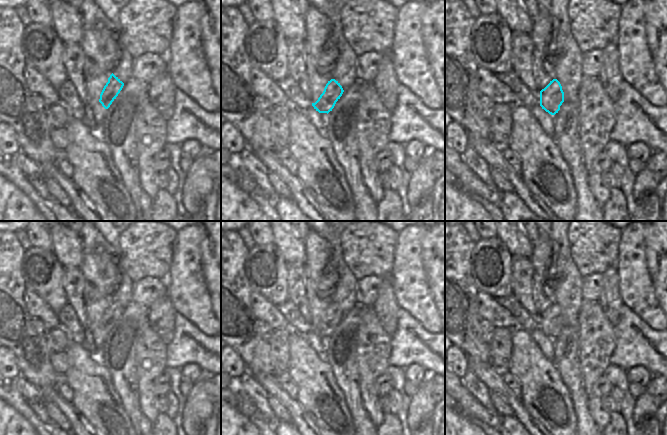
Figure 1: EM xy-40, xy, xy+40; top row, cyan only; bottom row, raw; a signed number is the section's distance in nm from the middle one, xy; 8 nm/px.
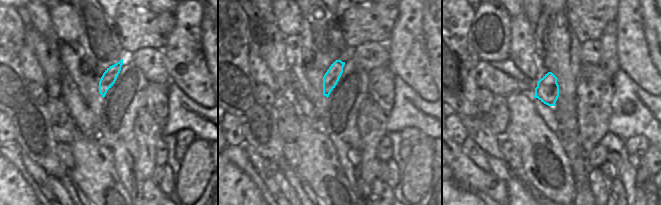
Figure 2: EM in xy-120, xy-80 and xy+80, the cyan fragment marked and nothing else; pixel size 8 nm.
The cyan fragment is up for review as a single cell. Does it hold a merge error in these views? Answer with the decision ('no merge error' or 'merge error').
merge error

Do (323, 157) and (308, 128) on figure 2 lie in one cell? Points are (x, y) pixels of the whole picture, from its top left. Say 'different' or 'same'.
same

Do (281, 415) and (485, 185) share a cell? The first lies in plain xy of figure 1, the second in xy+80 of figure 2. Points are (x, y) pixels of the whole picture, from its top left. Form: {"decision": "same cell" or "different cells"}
{"decision": "different cells"}

